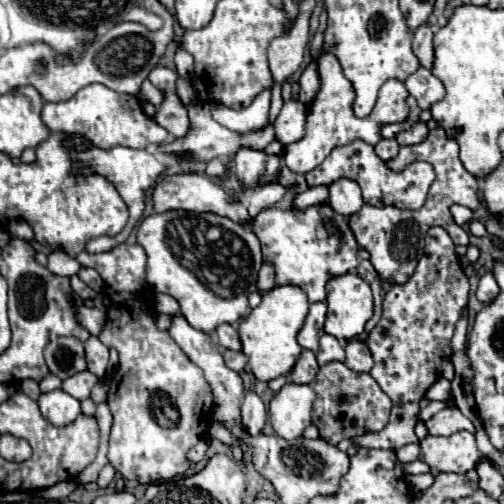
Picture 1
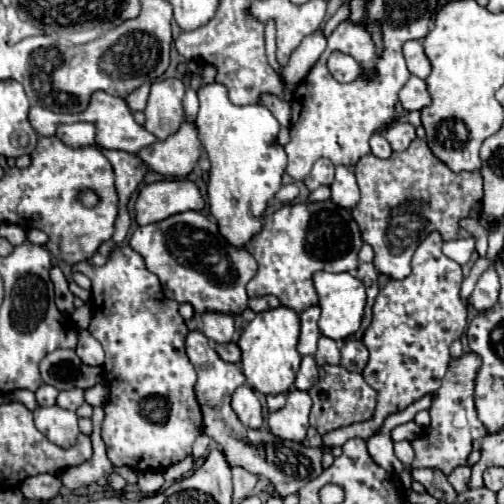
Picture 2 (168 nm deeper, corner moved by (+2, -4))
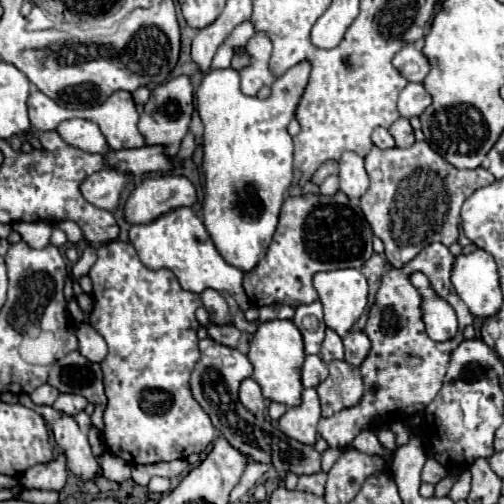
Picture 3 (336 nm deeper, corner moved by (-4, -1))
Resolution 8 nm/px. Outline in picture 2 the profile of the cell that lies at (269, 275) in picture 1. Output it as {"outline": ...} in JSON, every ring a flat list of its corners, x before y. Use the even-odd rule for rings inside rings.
{"outline":[[261,296,261,298,251,298,249,300,249,308,259,314,259,312,265,312,265,310,271,310,271,308,279,308,281,302,275,298,275,296]]}

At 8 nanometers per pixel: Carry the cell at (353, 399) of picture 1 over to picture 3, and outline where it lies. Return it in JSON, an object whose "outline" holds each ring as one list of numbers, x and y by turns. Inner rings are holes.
{"outline":[[331,361,327,367,329,377,317,387,323,417,331,417,343,409,355,407,363,397,363,379,359,367,353,367,347,361]]}

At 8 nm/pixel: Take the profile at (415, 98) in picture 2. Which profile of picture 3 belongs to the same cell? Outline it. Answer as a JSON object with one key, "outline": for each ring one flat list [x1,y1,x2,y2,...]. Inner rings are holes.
{"outline":[[407,83,407,87,401,91,397,109,401,117,411,119,415,115,421,115,429,105,431,105,431,95,425,91,423,83]]}

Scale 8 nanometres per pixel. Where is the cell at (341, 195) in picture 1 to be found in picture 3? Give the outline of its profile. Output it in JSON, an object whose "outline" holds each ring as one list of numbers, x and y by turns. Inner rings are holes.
{"outline":[[343,153,339,159,339,181,341,181,341,191,351,197,359,199,363,193,369,189,369,177,363,167,363,159,355,153]]}

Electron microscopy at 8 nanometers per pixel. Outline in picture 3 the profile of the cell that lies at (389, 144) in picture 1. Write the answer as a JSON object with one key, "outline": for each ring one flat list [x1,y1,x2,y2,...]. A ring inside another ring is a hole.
{"outline":[[377,127,377,129,373,131,373,143,375,143,379,149,391,149,391,147,395,147,395,139,393,139,391,133,389,133,387,129,383,129,383,127]]}

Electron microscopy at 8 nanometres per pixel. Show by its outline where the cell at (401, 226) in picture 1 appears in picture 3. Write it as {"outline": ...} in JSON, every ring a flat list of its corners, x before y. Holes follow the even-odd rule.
{"outline":[[417,141,407,149,379,149,373,147,365,157,365,169,371,179,371,187,361,197,361,211,371,225,371,231,383,241,385,257,401,269,411,261,427,243,445,231,445,245,453,245,459,239,461,205,479,187,491,185,495,177,483,169,455,169,441,155,437,155,425,141]]}

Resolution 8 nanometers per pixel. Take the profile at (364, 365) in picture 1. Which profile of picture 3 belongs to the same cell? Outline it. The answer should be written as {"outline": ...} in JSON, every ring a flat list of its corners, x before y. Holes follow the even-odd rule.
{"outline":[[349,331,345,337,343,337,343,345,345,345,345,361,359,367,363,363,363,359,367,357,369,349,371,349,371,343,369,343,369,337,363,333,363,331]]}

